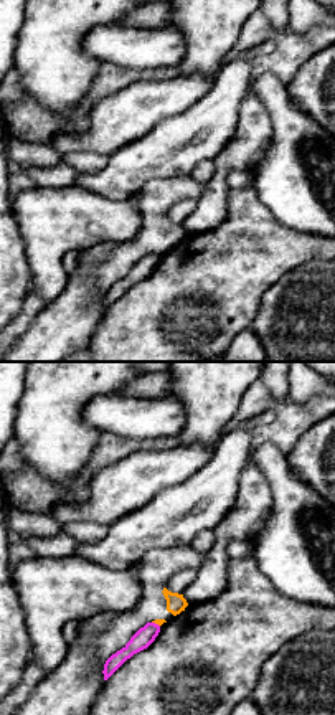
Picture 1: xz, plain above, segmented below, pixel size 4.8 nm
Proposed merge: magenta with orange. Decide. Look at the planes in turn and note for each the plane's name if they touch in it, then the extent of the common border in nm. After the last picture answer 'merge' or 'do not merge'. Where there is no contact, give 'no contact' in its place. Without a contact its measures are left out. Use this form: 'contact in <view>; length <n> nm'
contact in xz; length 50 nm

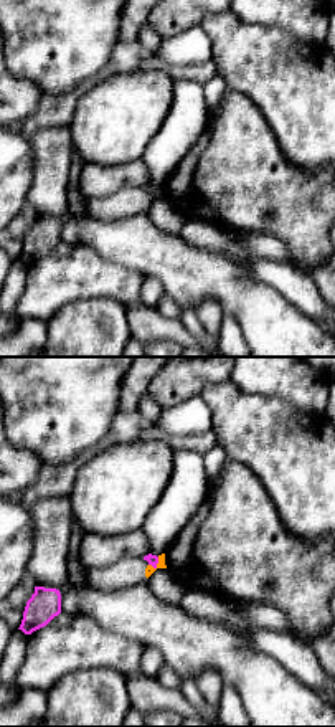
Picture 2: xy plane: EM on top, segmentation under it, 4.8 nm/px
contact in xy; length 70 nm

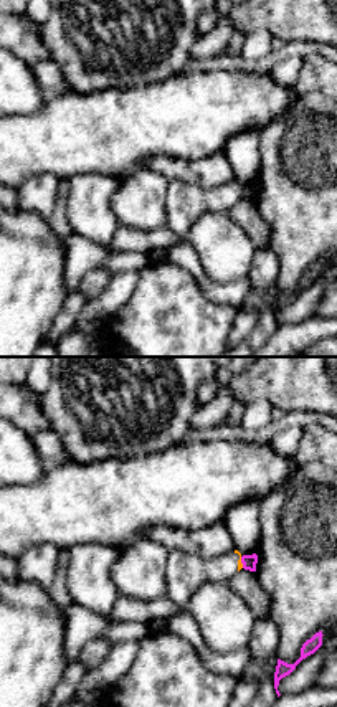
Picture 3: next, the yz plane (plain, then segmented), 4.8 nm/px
contact in yz; length 60 nm

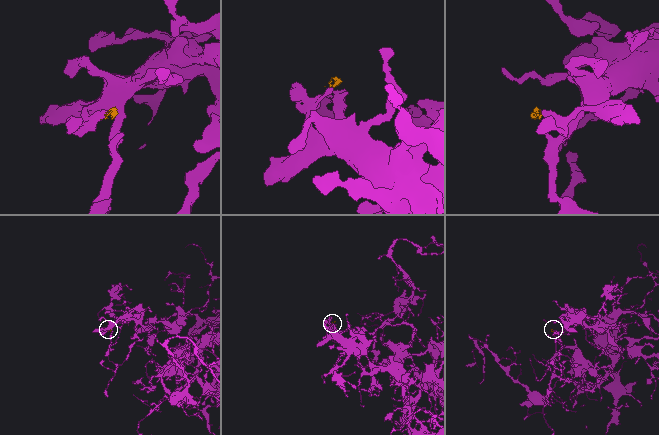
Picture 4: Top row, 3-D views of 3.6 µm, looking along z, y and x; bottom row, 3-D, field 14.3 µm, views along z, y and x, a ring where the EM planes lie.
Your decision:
do not merge

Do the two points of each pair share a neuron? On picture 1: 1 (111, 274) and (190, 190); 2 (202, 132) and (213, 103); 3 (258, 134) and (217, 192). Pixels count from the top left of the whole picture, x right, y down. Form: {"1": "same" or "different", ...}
{"1": "same", "2": "same", "3": "same"}

